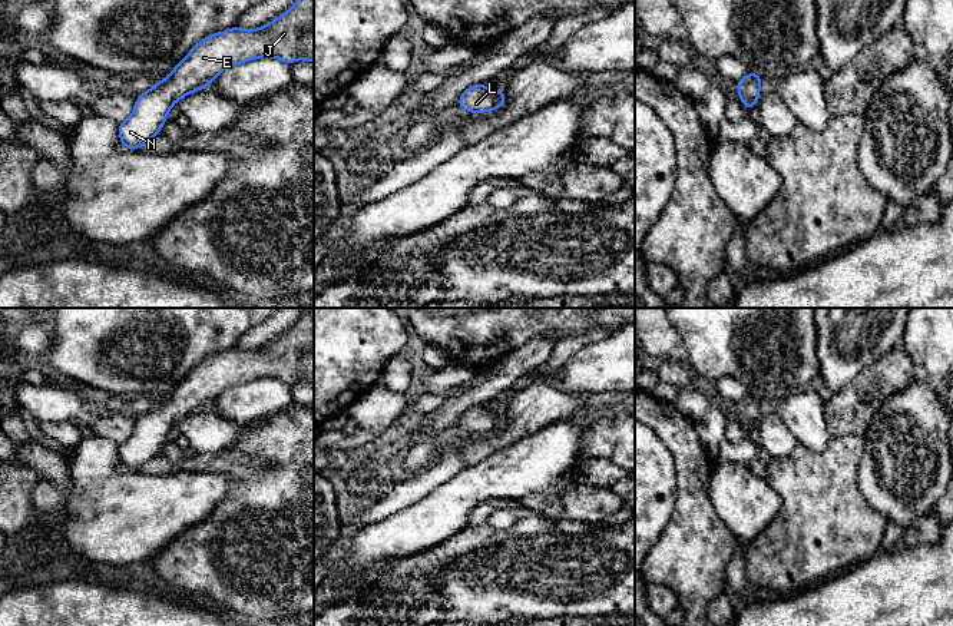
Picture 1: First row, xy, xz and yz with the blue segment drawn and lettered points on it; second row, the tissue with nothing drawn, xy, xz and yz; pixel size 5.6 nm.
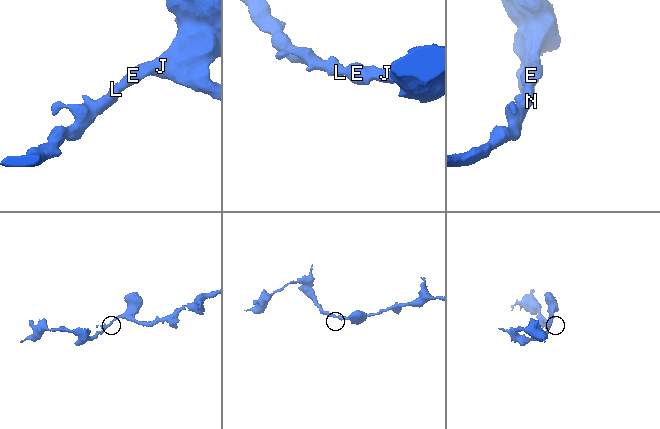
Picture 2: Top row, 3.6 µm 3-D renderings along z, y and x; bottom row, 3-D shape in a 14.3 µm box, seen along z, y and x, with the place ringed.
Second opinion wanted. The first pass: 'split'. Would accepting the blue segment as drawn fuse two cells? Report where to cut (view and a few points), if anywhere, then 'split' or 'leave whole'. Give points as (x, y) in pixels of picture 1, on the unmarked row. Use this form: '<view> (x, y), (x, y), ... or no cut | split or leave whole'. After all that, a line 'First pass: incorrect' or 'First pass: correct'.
no cut | leave whole
First pass: incorrect

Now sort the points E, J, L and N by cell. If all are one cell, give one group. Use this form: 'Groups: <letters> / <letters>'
Groups: E J L N

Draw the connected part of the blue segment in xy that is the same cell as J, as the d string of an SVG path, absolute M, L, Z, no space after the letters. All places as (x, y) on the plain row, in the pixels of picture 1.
M304 308L288 332L259 350L234 347L195 365L165 401L135 421L132 435L118 446L122 468L142 470L161 453L175 423L205 410L226 388L258 378L314 384L312 308Z

